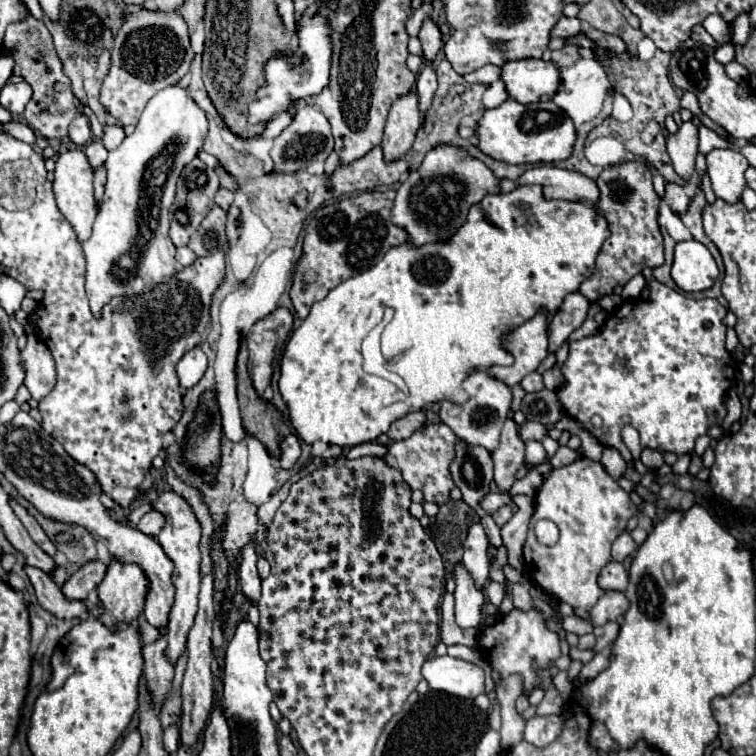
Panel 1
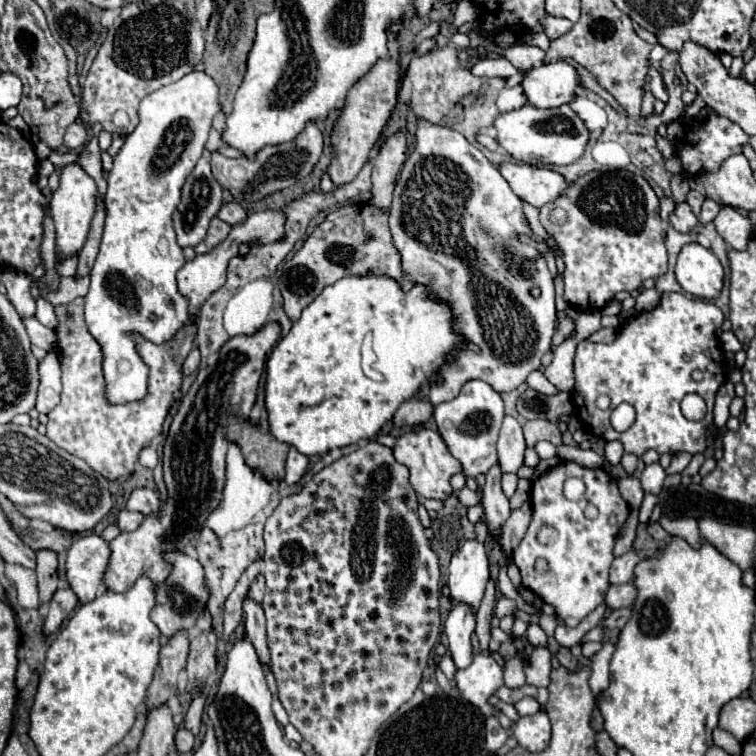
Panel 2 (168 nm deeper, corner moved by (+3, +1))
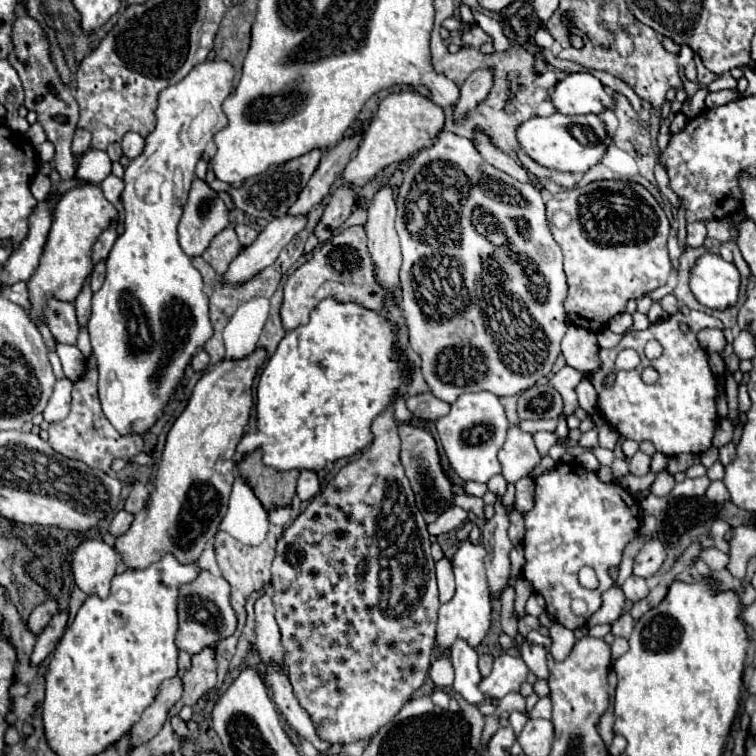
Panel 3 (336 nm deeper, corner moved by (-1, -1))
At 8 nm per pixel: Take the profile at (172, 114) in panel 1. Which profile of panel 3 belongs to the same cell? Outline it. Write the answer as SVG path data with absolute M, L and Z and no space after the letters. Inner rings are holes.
M204 61L200 65L196 65L182 81L178 81L176 85L170 85L166 87L160 97L158 97L158 107L156 107L156 127L150 135L144 137L144 149L138 157L134 157L126 171L124 171L124 191L122 191L122 205L124 205L124 233L118 235L108 259L106 259L106 279L104 279L104 285L98 293L92 295L92 313L90 313L90 319L88 319L88 331L90 331L90 339L92 339L92 351L96 355L96 363L98 363L98 373L100 373L100 381L98 381L98 393L100 393L100 403L102 403L102 411L104 415L108 417L108 421L120 431L120 433L146 433L150 431L150 427L156 423L156 419L162 415L162 409L166 407L170 395L174 393L178 381L182 379L184 375L184 367L188 365L188 361L192 359L192 355L196 353L198 347L202 347L210 335L212 335L212 327L210 327L210 319L208 319L208 297L204 293L204 283L202 283L202 275L194 269L194 265L190 263L190 257L182 251L180 243L178 243L178 233L176 233L176 227L178 227L178 221L182 217L182 211L184 211L184 205L188 201L188 189L190 189L190 183L194 179L194 169L196 169L196 163L198 159L202 157L204 153L204 147L212 141L214 133L220 131L222 127L226 127L226 115L222 113L222 103L224 99L230 95L230 89L232 89L232 77L234 77L234 69L230 63L226 61ZM152 173L152 183L144 183L144 185L138 185L140 179L144 179L146 175Z

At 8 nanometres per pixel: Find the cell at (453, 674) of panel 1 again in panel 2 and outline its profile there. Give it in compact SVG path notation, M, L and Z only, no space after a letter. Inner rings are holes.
M478 653L468 669L456 671L458 693L462 699L478 707L485 717L493 716L494 709L486 701L504 685L502 675L502 665L490 653Z

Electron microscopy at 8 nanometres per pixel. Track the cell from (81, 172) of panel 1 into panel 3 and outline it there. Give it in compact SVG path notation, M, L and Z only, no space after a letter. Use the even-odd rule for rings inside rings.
M86 183L86 185L76 185L70 191L66 191L54 213L54 223L48 233L48 241L40 259L40 265L34 273L34 277L28 281L30 289L30 301L32 301L32 319L44 319L42 309L46 299L58 297L62 301L74 301L76 295L82 289L84 279L92 271L92 261L90 261L90 249L92 243L98 239L98 235L108 227L110 219L114 219L118 211L104 199L100 185Z

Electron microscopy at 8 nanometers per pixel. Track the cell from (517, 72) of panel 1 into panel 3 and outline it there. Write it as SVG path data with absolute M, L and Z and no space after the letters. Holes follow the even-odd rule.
M586 71L564 73L554 89L548 91L548 99L556 111L564 115L600 113L614 105L614 99L604 91L604 85Z

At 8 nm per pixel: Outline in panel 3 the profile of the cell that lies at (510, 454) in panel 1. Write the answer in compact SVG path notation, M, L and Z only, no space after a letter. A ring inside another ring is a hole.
M496 497L494 517L482 527L482 545L486 547L486 577L492 595L500 595L506 589L510 575L510 549L514 547L508 539L508 509L502 503L502 497Z

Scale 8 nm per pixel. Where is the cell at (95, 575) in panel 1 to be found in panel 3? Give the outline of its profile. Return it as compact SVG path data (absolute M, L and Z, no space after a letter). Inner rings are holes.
M58 611L52 617L52 621L38 633L34 653L32 653L32 665L42 663L54 651L58 639L62 637L62 633L66 629L66 623L68 623L68 611Z

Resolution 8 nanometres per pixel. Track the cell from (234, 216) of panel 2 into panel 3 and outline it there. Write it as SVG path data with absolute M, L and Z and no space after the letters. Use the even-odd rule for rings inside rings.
M236 225L234 229L236 229L236 235L238 235L238 239L240 239L240 243L242 243L244 247L252 245L252 243L256 241L256 237L258 237L258 231L254 231L254 229L248 227L248 225Z

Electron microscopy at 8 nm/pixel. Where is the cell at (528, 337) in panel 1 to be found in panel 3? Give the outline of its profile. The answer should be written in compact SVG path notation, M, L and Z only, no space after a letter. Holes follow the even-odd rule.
M442 131L438 133L438 139L432 147L422 149L410 161L408 171L404 173L404 181L398 189L396 207L398 207L396 231L402 245L402 267L400 267L402 309L410 331L410 349L416 351L422 359L420 369L432 395L446 403L454 403L462 393L470 393L470 391L490 391L498 397L504 397L504 395L516 395L520 391L526 391L532 385L536 385L540 379L544 379L550 373L560 353L560 341L566 333L568 319L564 311L564 299L566 299L568 285L566 285L566 275L562 271L562 251L546 227L546 213L544 213L546 205L542 193L538 193L532 185L520 183L510 175L506 175L504 171L498 171L496 167L488 165L470 139L450 131Z

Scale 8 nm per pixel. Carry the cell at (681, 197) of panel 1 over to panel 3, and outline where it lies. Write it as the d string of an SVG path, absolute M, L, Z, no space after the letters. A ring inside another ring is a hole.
M688 223L686 225L686 243L690 247L698 247L704 243L704 237L706 237L706 227L704 223Z

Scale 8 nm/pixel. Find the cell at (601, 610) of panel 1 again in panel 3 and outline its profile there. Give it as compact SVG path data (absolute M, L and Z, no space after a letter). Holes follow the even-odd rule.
M630 575L624 585L622 585L622 591L626 595L628 601L640 601L648 595L648 587L646 587L646 581L642 577L636 577L636 575Z

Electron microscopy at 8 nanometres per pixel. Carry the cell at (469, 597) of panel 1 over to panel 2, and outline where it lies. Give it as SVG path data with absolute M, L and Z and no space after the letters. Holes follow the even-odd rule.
M454 605L444 623L444 631L448 637L448 649L452 653L452 661L456 669L466 669L474 659L474 651L470 643L470 635L474 633L474 627L476 627L476 619L470 607Z

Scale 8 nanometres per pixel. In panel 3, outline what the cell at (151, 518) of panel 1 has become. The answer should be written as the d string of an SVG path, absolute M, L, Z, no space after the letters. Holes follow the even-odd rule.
M118 511L116 513L116 517L112 519L112 523L110 523L110 533L114 535L114 537L120 537L120 535L124 535L128 529L130 529L130 523L134 521L134 515L132 513L128 513L128 511Z

